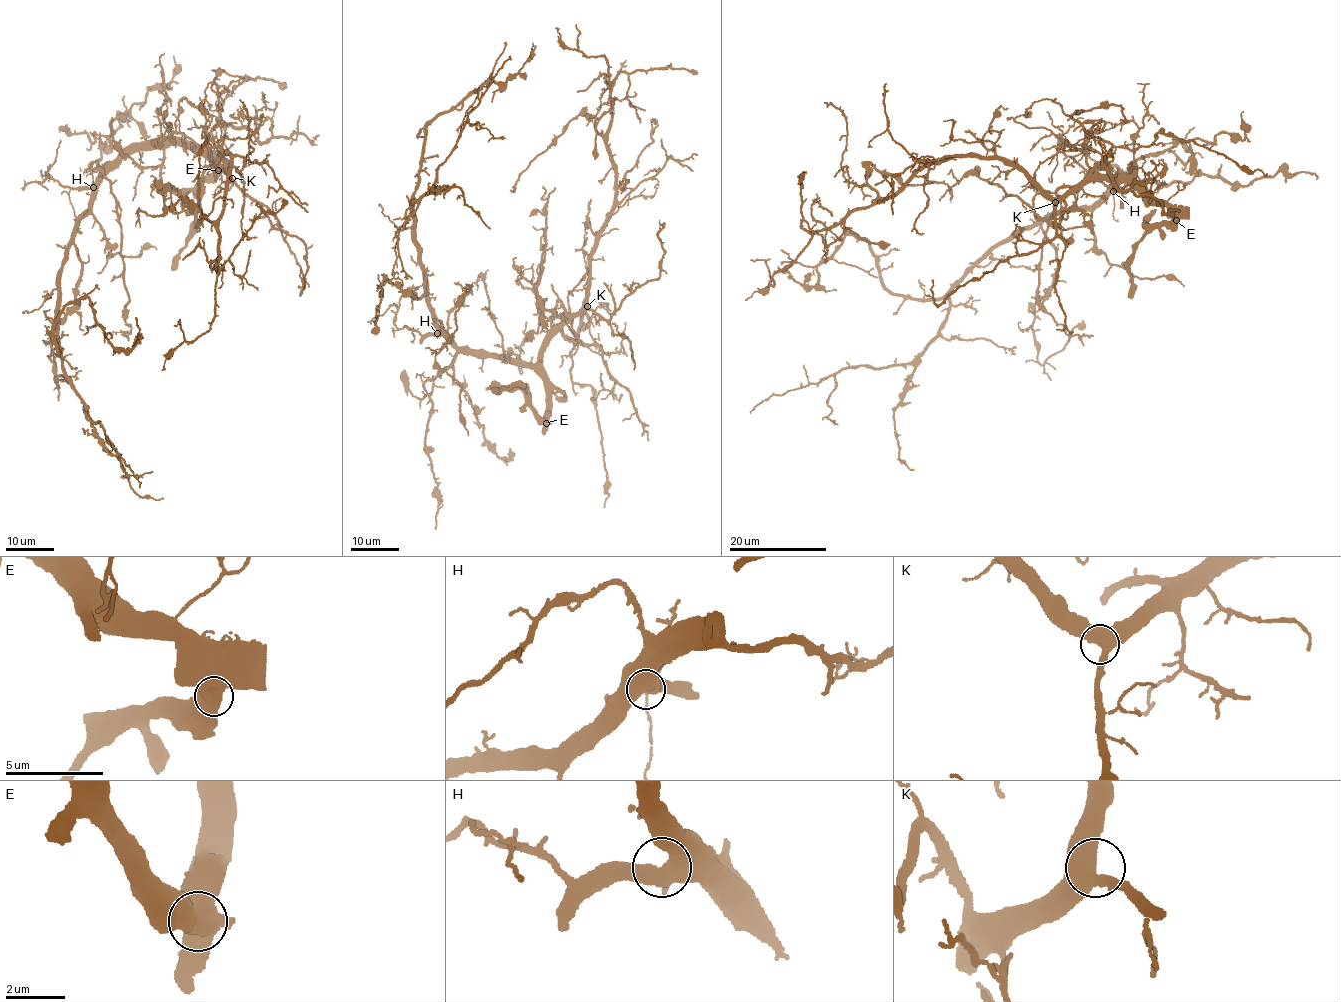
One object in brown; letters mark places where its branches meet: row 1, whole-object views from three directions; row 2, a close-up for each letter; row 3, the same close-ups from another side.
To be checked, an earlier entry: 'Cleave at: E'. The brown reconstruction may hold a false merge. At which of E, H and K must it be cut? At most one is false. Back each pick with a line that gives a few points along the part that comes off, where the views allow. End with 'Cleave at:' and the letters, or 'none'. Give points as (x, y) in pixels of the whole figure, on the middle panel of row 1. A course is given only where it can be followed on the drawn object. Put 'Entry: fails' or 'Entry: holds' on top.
Entry: holds
E: (545, 423), (531, 403), (526, 388), (515, 384), (497, 392), (491, 390)
Cleave at: E

